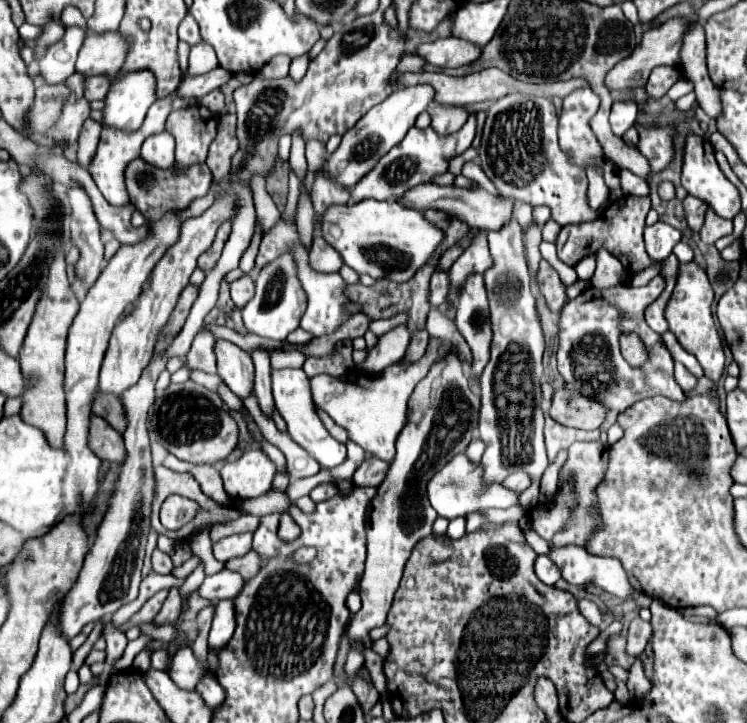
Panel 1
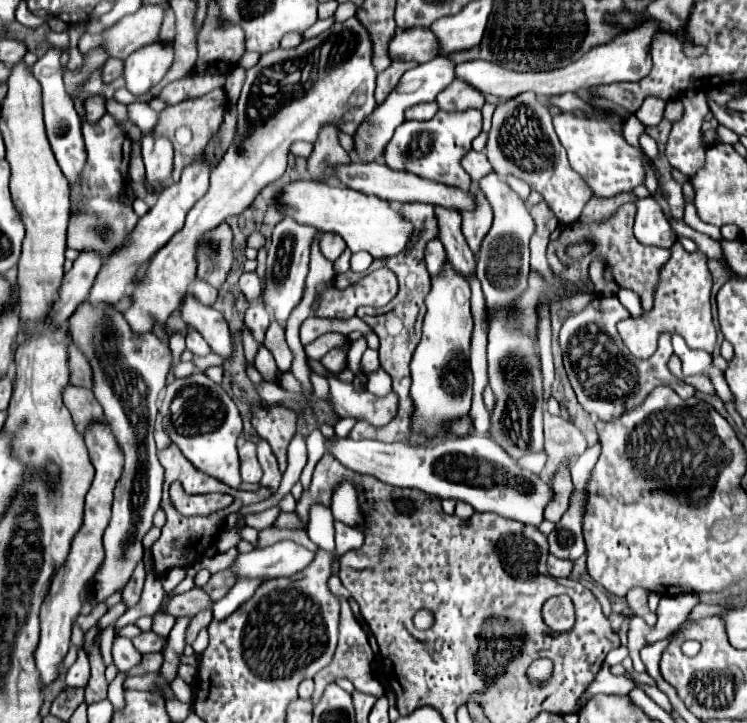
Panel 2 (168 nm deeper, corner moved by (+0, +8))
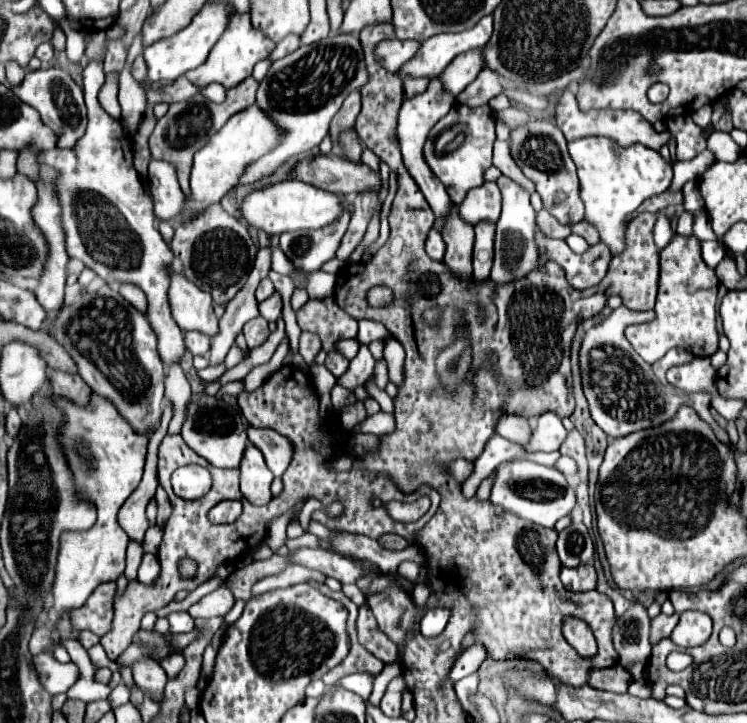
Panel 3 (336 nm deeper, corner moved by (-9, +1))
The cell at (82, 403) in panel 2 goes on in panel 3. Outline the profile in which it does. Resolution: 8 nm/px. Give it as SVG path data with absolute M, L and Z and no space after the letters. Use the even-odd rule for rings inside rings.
M49 371L49 381L57 397L69 399L79 407L89 405L91 391L89 391L89 385L79 375L61 375L59 371Z

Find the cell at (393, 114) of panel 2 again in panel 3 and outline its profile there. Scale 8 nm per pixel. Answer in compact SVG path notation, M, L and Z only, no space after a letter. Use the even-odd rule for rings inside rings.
M469 51L465 55L457 55L457 59L453 59L453 63L449 63L449 67L445 67L437 79L443 83L445 91L455 97L477 77L481 67L481 51Z

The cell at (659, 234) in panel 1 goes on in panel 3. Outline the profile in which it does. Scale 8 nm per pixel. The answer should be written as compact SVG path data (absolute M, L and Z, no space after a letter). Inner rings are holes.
M657 213L657 223L653 227L653 237L655 237L655 245L659 249L667 247L671 243L671 239L675 237L675 231L671 229L671 223L669 219L663 215L663 213Z

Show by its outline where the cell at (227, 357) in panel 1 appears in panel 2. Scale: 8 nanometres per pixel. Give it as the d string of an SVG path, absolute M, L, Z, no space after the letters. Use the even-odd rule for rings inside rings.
M188 292L186 298L184 298L180 314L182 314L182 320L190 328L194 328L194 330L198 330L202 334L202 338L208 342L212 352L220 354L222 358L230 358L232 356L234 348L232 348L230 330L228 330L228 324L224 320L224 316L218 310L200 304Z

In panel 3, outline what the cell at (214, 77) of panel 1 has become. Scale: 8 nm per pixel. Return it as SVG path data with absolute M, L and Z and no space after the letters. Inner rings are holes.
M287 35L287 37L275 47L275 51L273 51L267 59L269 59L269 61L277 61L277 59L293 53L297 47L299 47L299 35Z

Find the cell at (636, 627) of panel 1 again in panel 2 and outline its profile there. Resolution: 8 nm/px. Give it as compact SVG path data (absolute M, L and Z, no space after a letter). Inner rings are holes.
M632 588L632 590L626 594L626 600L628 600L628 606L652 626L652 624L656 622L656 614L650 612L650 608L648 608L648 594L650 594L650 592L644 590L644 588Z

